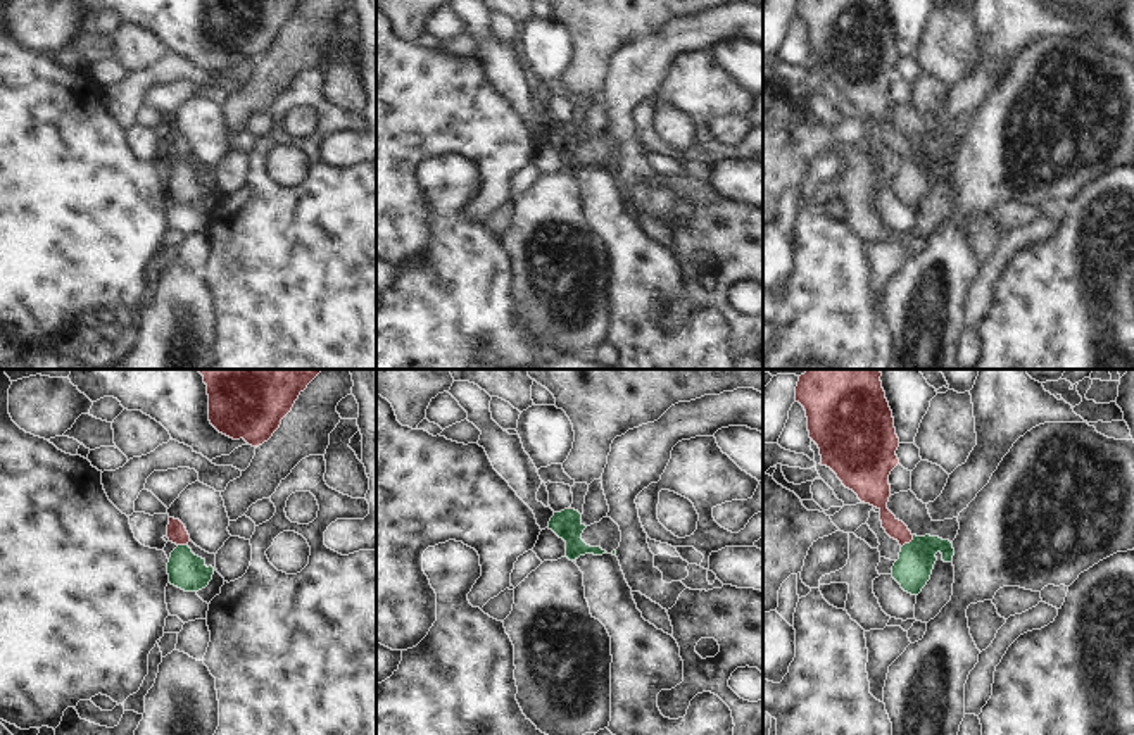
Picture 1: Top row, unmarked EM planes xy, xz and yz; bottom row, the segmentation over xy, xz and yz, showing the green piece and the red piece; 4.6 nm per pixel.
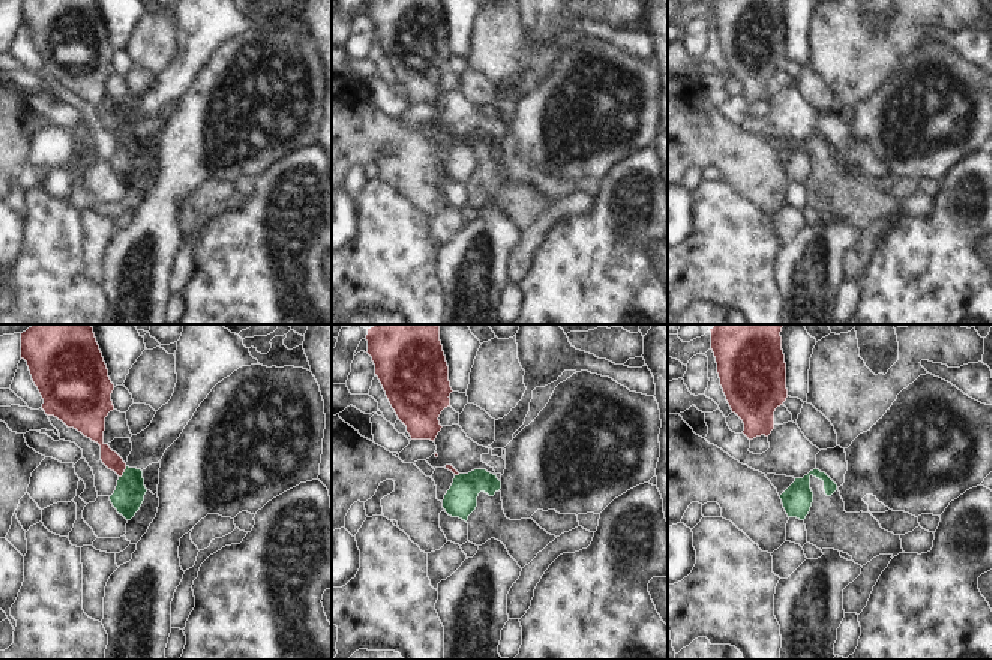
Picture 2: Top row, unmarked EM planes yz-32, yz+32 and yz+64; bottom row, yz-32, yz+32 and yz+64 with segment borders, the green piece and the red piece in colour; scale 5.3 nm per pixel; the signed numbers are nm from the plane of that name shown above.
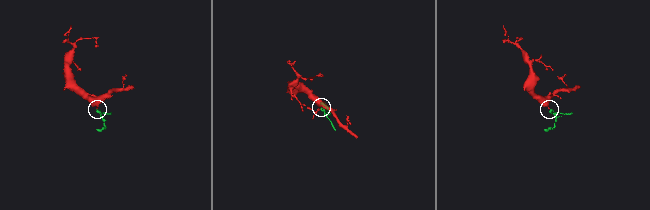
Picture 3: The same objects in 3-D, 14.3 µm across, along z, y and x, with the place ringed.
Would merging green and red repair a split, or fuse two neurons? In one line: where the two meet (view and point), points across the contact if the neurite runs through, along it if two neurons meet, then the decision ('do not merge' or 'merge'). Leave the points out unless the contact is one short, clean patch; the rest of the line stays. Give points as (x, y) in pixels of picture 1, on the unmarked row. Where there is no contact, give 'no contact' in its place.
yz (910, 156) | across yz (913, 182), (910, 156), (894, 142) | merge

